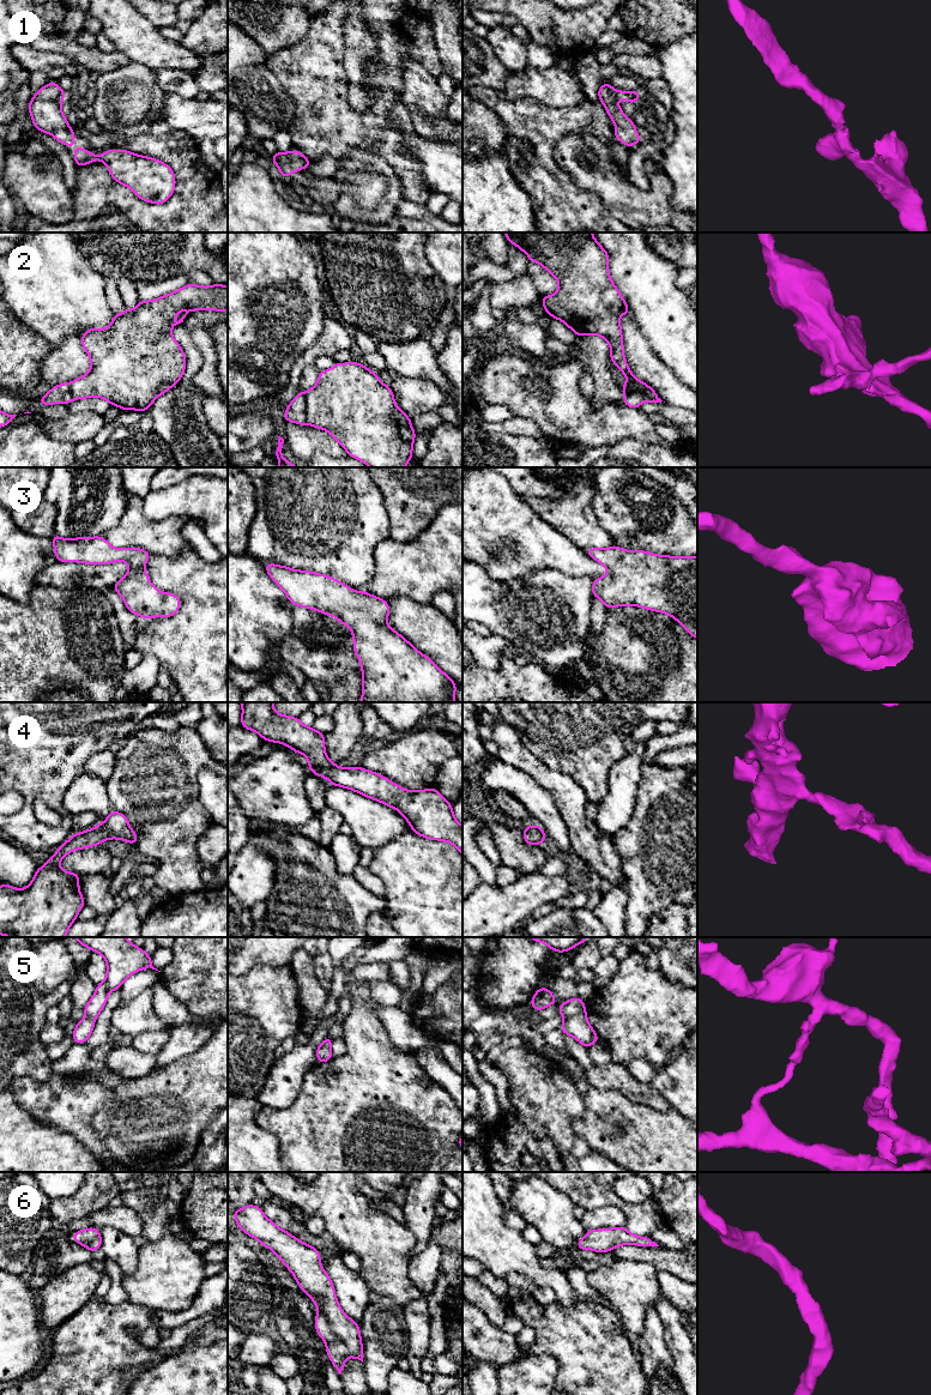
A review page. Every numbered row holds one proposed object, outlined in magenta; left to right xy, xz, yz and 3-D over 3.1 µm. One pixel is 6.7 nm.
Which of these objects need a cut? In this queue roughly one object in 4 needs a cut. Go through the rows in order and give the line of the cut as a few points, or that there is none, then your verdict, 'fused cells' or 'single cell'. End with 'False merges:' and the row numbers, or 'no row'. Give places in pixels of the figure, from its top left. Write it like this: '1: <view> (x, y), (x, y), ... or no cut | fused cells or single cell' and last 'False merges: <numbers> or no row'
1: no cut | single cell
2: xz (304, 393), (307, 423) | fused cells
3: no cut | single cell
4: no cut | single cell
5: yz (584, 1010), (566, 1019) | fused cells
6: no cut | single cell
False merges: 2, 5

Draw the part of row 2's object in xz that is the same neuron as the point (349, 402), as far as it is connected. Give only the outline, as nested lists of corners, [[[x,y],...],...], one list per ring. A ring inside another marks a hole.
[[[357,362],[335,363],[319,373],[318,382],[306,392],[307,424],[330,433],[347,455],[370,467],[405,467],[412,459],[416,433],[407,417],[394,401],[391,386],[386,386],[367,366]]]

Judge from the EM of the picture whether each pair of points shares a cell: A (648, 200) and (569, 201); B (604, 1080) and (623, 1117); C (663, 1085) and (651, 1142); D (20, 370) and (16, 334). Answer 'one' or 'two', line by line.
A: two
B: two
C: two
D: one

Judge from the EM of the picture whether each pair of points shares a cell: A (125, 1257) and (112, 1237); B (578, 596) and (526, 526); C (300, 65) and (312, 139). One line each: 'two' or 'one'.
A: one
B: two
C: one

